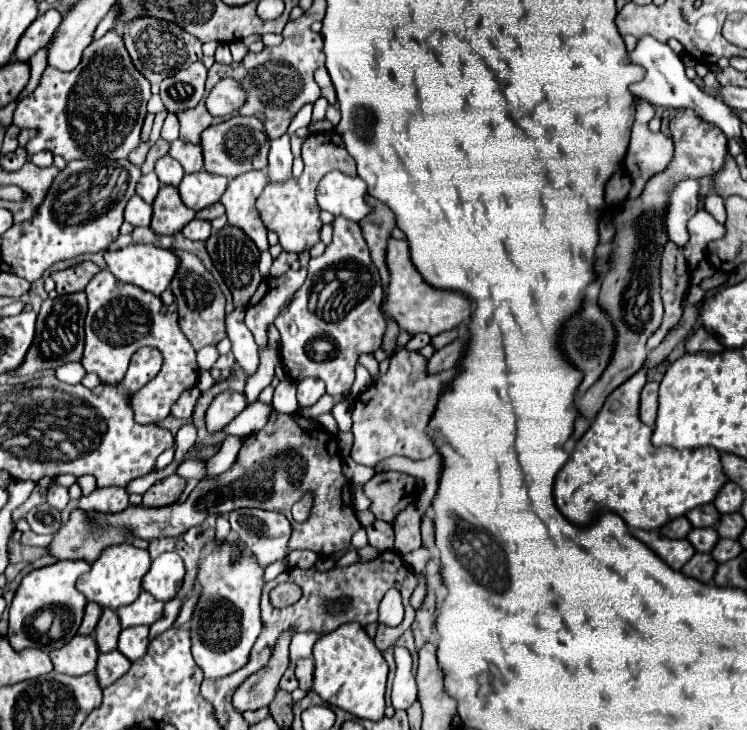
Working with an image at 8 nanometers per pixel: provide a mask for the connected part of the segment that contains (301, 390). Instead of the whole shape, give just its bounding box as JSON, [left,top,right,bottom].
[298,379,324,409]

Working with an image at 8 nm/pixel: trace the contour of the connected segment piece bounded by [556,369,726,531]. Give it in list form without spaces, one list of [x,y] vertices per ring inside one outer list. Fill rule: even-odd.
[[[638,371],[618,389],[614,389],[604,407],[598,411],[590,429],[576,443],[568,463],[556,475],[556,505],[560,513],[578,527],[588,527],[602,511],[612,511],[624,519],[628,527],[636,529],[658,529],[670,519],[686,515],[692,507],[710,503],[720,487],[726,483],[726,475],[720,467],[720,453],[710,447],[680,451],[674,447],[652,447],[652,429],[638,419],[638,399],[646,383],[646,371]]]

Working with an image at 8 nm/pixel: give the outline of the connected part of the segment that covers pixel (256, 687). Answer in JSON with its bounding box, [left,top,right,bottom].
[232,629,296,713]

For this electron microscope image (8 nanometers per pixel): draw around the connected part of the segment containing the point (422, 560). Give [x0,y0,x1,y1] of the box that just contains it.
[402,547,432,573]

